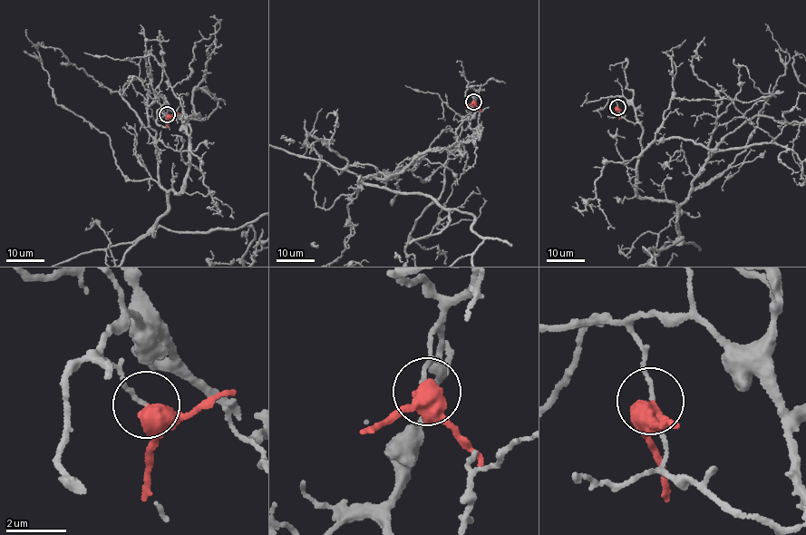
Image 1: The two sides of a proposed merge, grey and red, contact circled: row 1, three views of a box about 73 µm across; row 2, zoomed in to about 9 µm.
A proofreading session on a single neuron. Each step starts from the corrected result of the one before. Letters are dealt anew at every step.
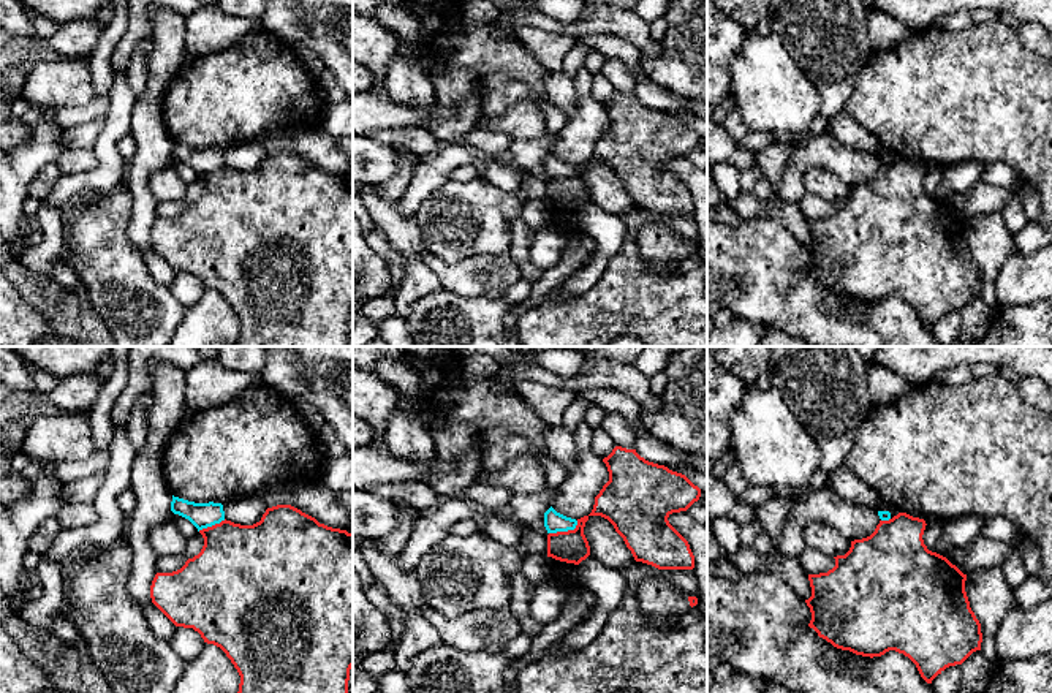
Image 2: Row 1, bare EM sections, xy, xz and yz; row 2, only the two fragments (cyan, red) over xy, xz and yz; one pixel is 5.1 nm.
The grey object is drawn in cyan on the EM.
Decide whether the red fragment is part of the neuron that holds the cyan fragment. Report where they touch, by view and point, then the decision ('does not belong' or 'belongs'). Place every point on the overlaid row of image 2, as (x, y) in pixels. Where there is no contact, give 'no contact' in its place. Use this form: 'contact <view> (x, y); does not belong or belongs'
contact xz (565, 530); does not belong

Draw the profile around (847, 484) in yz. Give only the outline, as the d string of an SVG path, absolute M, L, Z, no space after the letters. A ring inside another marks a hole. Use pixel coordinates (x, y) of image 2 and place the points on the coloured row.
M846 465L831 476L831 487L840 498L856 506L876 508L881 503L878 492Z

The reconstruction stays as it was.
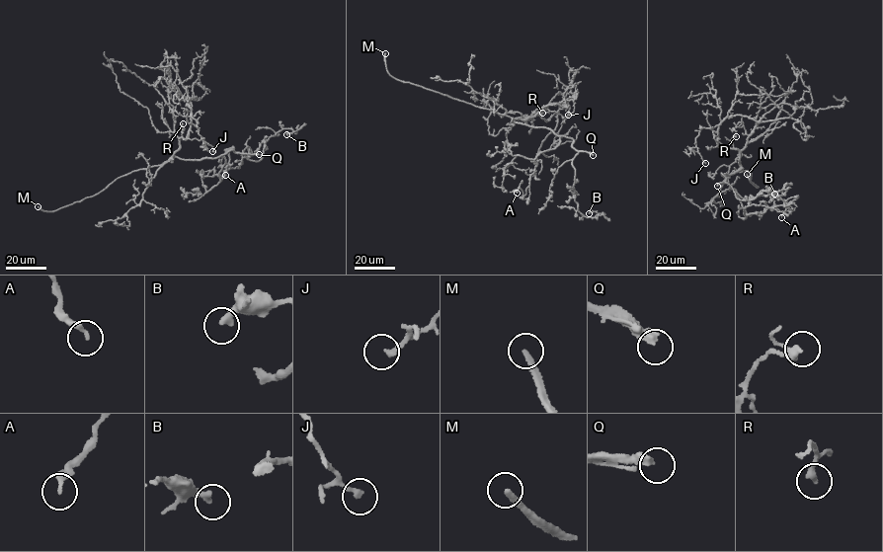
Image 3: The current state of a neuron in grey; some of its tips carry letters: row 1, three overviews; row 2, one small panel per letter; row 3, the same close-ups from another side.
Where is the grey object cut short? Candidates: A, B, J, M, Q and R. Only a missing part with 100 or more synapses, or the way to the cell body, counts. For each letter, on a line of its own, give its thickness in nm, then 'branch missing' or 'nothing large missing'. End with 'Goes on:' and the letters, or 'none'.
A: 280 nm thick; nothing large missing
B: 280 nm thick; nothing large missing
J: 220 nm thick; nothing large missing
M: 240 nm thick; branch missing
Q: 360 nm thick; branch missing
R: 300 nm thick; nothing large missing
Goes on: M, Q

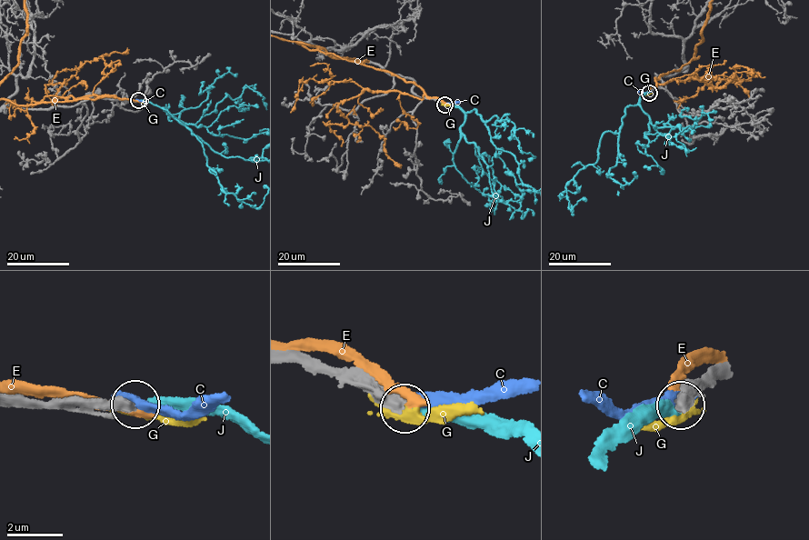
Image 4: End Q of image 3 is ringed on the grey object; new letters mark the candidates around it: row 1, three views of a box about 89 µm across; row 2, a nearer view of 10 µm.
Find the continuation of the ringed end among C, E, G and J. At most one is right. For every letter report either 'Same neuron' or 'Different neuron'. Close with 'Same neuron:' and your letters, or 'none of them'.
C: Different neuron
E: Different neuron
G: Different neuron
J: Same neuron
Same neuron: J

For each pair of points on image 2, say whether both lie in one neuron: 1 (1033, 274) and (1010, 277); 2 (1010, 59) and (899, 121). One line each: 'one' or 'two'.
1: one
2: one

